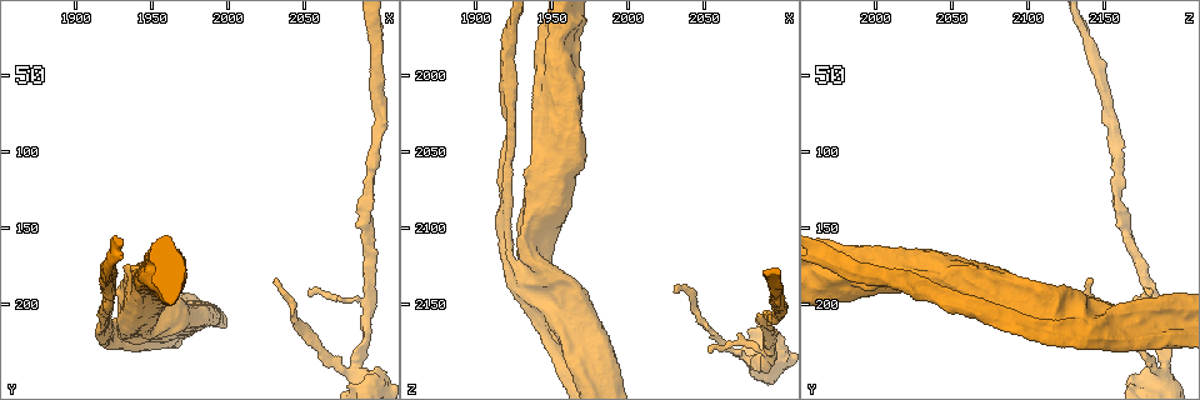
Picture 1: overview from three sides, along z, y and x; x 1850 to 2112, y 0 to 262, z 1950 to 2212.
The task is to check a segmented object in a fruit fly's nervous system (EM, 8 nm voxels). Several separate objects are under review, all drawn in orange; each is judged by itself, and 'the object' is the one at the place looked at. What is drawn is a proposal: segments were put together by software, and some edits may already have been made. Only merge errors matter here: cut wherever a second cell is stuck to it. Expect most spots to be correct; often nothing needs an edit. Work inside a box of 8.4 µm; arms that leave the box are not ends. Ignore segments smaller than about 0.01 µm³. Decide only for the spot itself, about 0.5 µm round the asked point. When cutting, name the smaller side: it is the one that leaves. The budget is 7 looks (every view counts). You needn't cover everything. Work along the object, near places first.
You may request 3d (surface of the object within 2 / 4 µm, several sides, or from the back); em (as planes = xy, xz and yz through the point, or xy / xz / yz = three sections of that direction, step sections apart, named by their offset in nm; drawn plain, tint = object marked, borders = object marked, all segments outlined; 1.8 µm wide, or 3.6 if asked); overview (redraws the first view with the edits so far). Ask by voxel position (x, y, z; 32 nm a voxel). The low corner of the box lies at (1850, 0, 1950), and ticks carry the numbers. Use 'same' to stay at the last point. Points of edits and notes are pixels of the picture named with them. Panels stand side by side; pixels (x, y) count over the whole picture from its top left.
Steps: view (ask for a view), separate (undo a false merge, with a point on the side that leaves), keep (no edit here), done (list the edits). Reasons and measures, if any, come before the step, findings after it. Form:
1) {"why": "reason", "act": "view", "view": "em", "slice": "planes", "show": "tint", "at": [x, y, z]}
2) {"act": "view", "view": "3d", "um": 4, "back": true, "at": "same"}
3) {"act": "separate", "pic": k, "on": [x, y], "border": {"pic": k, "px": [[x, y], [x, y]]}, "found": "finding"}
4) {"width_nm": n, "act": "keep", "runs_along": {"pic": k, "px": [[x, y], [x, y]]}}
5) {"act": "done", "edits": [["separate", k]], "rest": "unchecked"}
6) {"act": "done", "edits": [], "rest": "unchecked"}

{"why": "sharp bend", "act": "view", "view": "em", "slice": "planes", "show": "tint", "at": [1928, 214, 2112]}

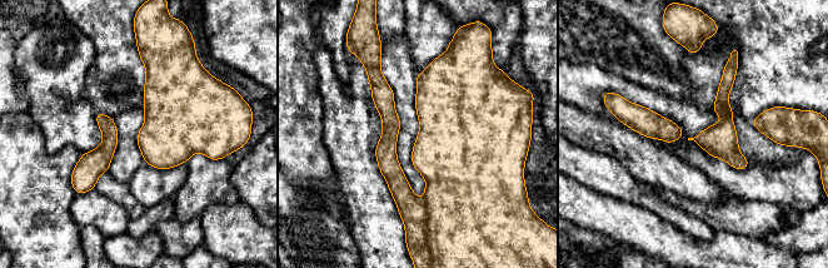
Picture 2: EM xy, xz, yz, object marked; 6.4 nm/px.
{"act": "separate", "pic": 2, "on": [413, 212], "part_leaving": {"pic": 2, "px": [[375, 72], [390, 170], [422, 208]]}, "found": "two cells meet here"}

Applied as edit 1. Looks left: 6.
{"why": "calibre changes", "act": "view", "view": "3d", "um": 4, "at": [2088, 248, 2188]}

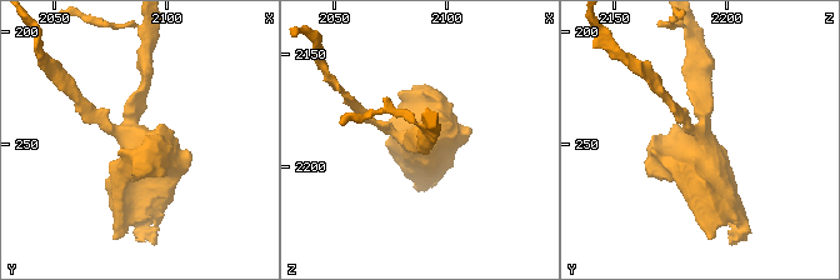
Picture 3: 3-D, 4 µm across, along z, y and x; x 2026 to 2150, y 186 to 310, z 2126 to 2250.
{"act": "view", "view": "em", "um": 3.6, "slice": "yz", "step": 16, "show": "tint", "at": [2086, 247, 2189]}

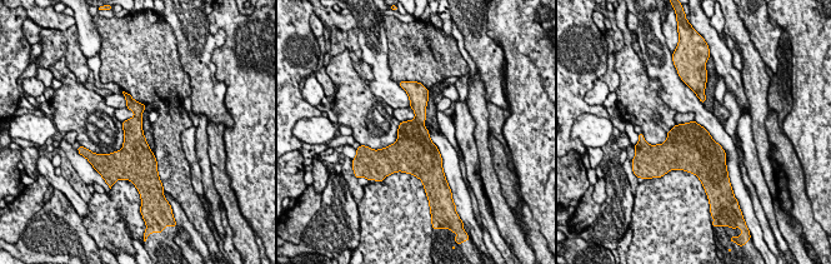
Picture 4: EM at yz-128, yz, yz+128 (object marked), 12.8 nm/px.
{"act": "view", "view": "em", "um": 3.6, "slice": "planes", "show": "tint", "at": "same"}

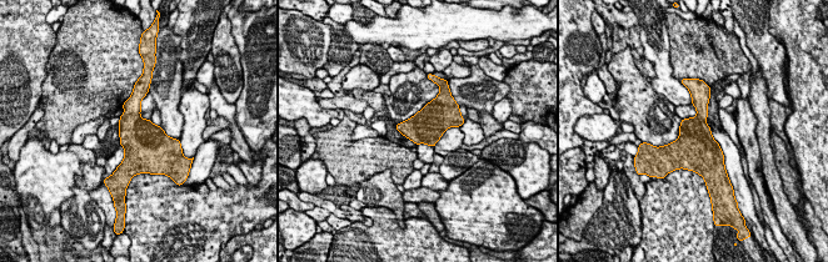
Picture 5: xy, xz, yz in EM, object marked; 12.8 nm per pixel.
{"act": "keep", "found": "continuous, no second cell"}

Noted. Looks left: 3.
{"act": "done", "edits": [["separate", 2]], "rest": "unchecked"}

